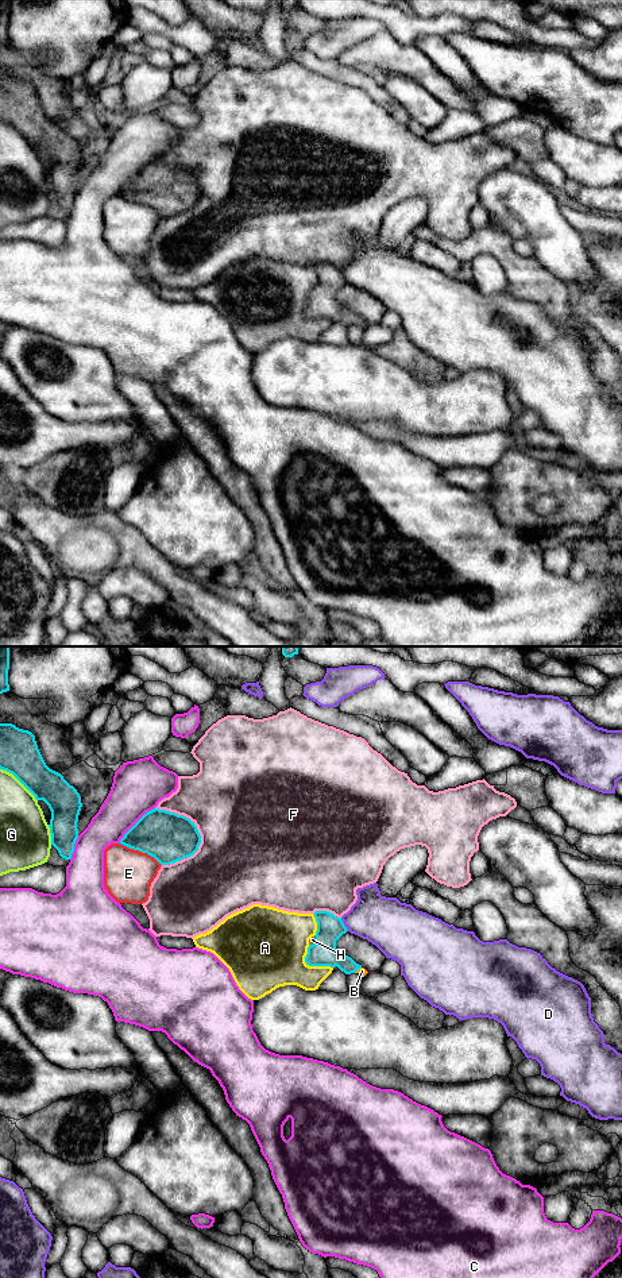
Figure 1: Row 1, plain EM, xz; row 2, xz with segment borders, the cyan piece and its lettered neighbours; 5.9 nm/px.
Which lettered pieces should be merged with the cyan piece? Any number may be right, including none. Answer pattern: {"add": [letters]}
{"add": ["B", "H"]}

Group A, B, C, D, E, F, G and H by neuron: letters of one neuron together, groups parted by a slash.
A / B H / C / D / E / F / G

